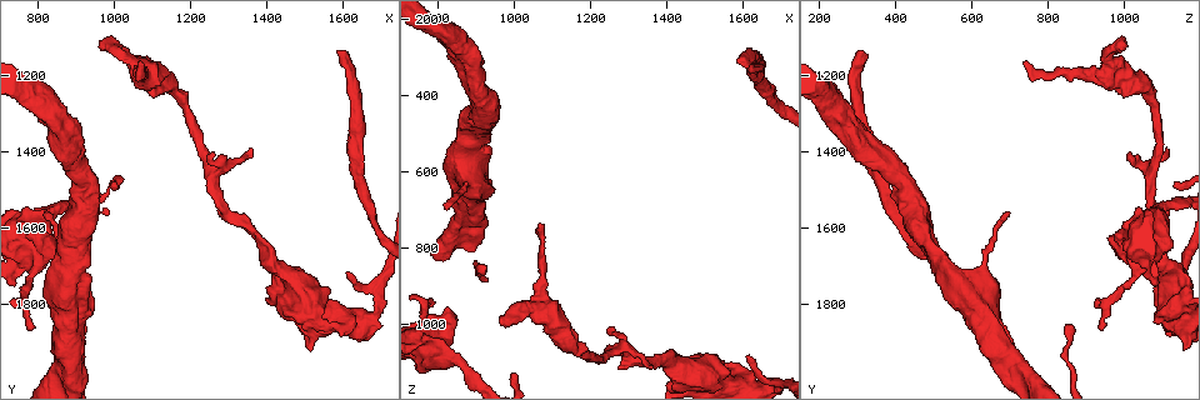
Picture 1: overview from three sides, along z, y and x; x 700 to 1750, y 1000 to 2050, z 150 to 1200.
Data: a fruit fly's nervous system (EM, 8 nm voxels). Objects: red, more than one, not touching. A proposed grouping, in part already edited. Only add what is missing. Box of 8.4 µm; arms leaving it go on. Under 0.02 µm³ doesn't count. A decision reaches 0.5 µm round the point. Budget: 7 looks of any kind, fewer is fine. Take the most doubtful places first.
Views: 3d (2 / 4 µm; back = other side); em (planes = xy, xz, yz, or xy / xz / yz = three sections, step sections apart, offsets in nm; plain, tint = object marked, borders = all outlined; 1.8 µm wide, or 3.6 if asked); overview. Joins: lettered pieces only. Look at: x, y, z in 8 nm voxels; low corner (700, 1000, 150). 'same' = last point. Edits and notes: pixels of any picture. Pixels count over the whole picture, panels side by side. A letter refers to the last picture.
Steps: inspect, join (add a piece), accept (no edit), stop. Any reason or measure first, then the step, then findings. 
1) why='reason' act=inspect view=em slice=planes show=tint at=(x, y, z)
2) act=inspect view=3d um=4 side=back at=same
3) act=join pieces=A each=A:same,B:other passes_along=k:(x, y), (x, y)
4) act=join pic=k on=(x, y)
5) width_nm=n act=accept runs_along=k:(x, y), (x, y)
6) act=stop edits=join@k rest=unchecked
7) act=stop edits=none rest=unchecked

why='an open end' act=inspect view=3d um=4 at=(1585, 1140, 310)

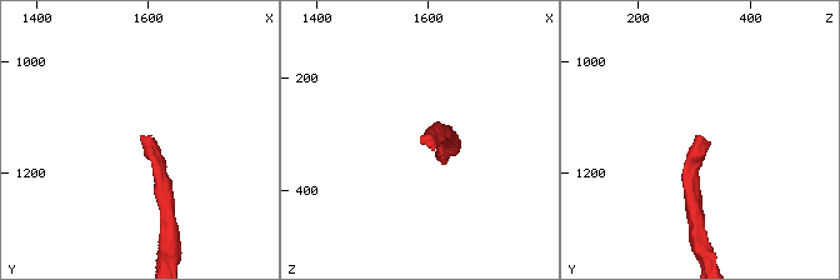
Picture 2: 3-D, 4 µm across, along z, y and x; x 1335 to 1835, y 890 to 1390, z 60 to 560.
act=inspect view=em slice=xy step=8 show=borders at=(1585, 1135, 310)

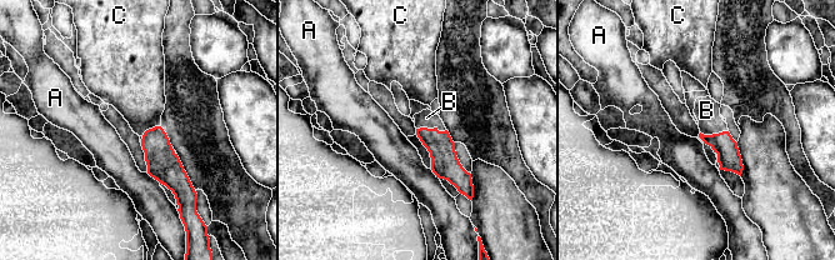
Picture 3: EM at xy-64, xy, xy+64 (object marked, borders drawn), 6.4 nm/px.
why='another direction' act=inspect view=em slice=planes show=borders at=same

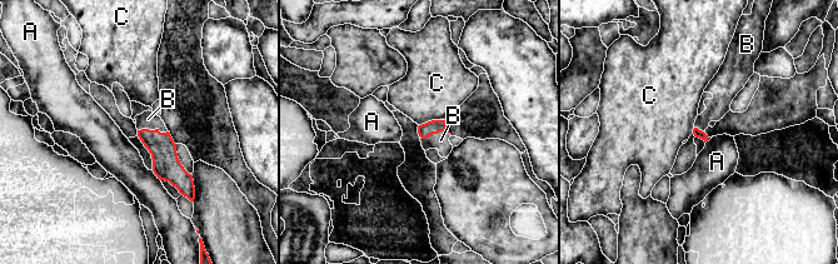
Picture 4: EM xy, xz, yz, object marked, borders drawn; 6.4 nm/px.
act=join pic=4 on=(148, 119) each=A:other,B:same,C:other passes_along=4:(166, 165), (153, 130), (148, 119) found='the neuron continues'

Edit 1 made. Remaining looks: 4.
act=inspect view=overview

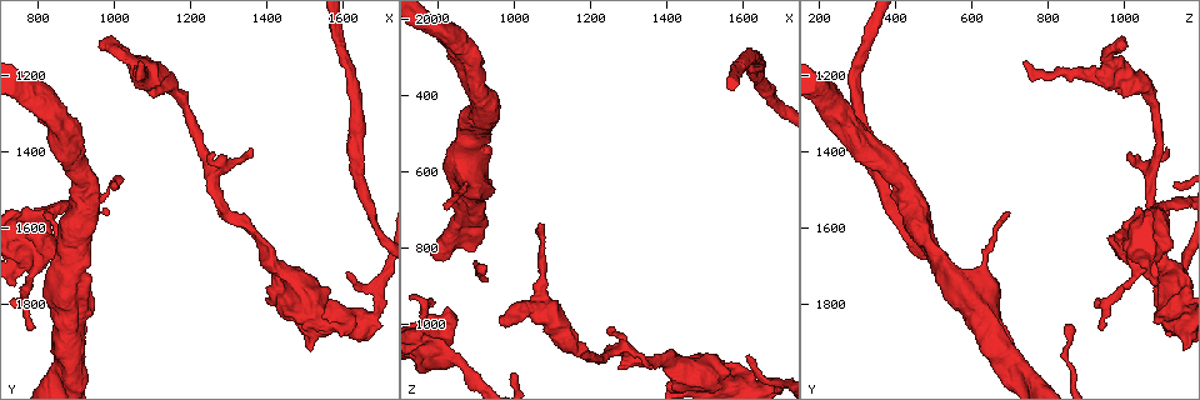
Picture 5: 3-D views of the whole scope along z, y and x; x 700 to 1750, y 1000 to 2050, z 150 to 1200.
why='stops while still wide' act=inspect view=em slice=planes show=borders at=(820, 1630, 950)

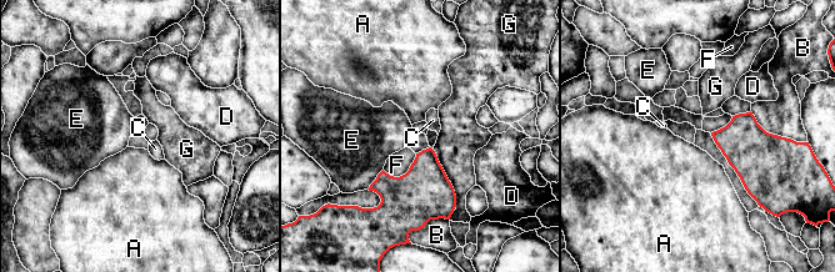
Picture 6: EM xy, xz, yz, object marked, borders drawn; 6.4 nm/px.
act=accept each=A:other,B:other,C:other,D:other,E:other,F:other,G:other border=6:(416, 154), (399, 176), (383, 170) found='no lettered piece goes on from it'

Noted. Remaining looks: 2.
why='free end' act=inspect view=em slice=xz step=4 show=tint at=(780, 1870, 945)

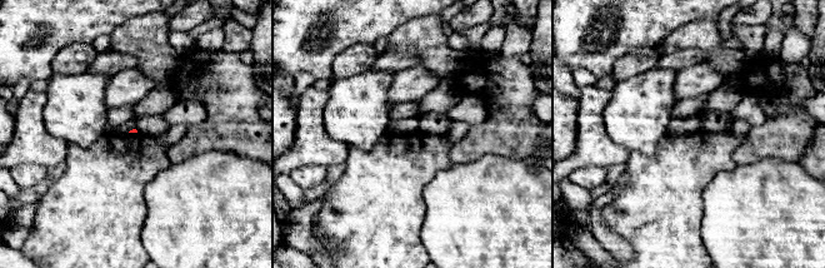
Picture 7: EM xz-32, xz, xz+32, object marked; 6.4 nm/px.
act=inspect view=em slice=planes show=borders at=same

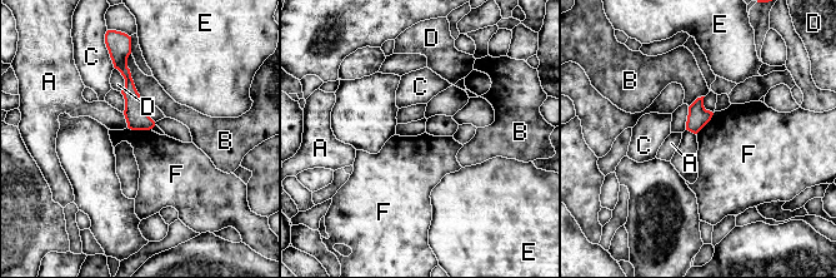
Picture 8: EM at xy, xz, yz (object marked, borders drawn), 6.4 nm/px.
act=accept each=A:other,B:other,C:other,D:other,E:other,F:other border=8:(128, 127), (131, 129), (151, 129) found='no lettered piece goes on from it'

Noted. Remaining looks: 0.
act=stop edits=join@4 rest=unchecked

